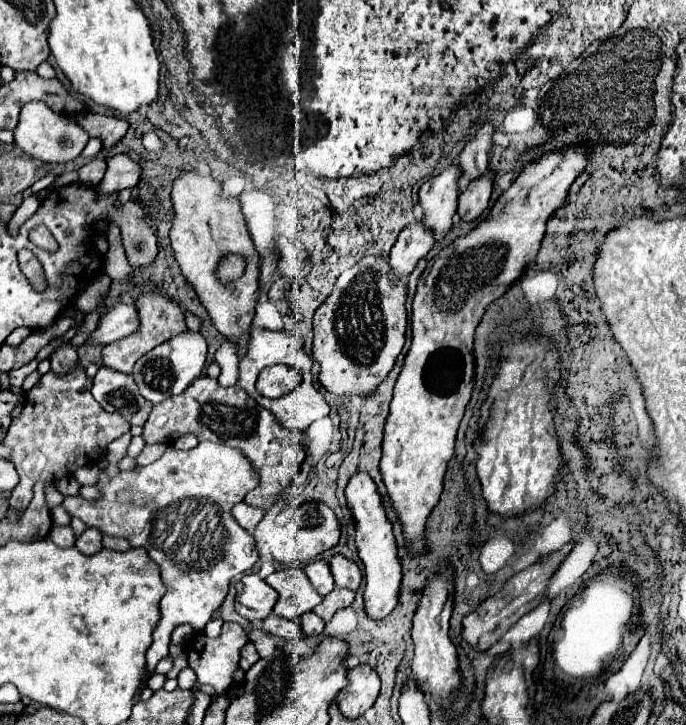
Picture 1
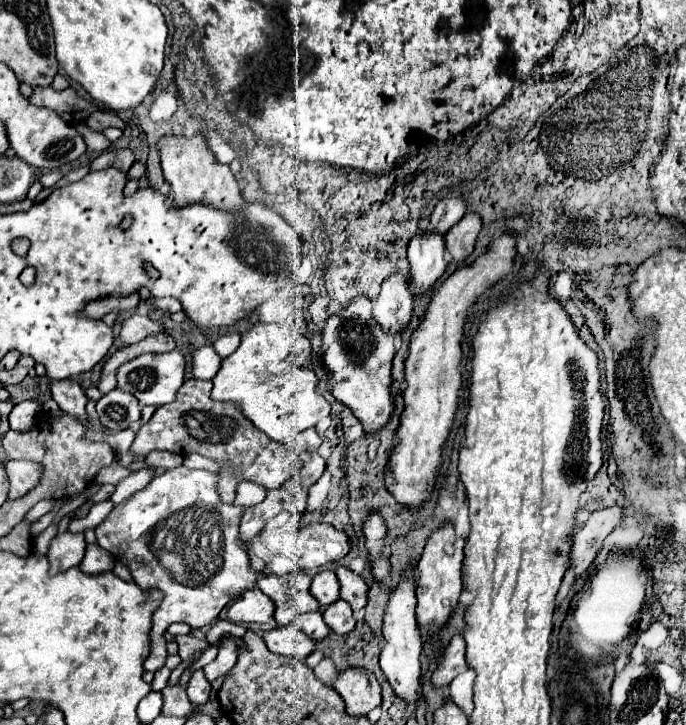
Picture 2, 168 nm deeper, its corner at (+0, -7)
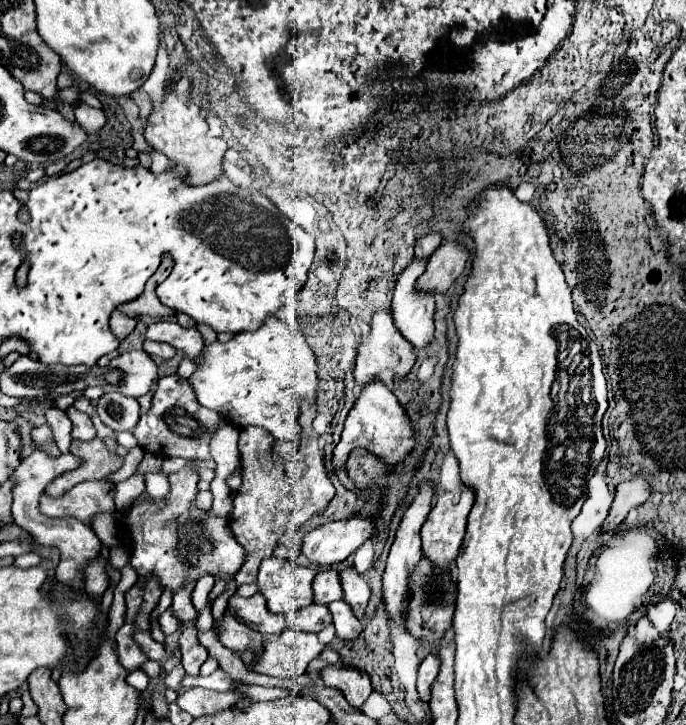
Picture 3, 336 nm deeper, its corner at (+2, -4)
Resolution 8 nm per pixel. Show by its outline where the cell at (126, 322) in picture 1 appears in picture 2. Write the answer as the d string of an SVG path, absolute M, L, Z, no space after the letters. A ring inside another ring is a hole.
M130 316L128 320L122 322L122 332L120 332L120 340L124 344L136 344L140 340L144 340L146 336L152 334L162 334L166 332L164 324L150 320L148 316Z

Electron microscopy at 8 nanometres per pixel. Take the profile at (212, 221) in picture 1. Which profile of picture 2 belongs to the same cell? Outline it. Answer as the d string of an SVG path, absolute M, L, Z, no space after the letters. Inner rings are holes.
M196 134L190 138L186 136L162 136L162 138L158 140L160 166L166 182L172 186L176 206L192 204L192 202L214 204L216 208L222 208L222 210L238 210L244 206L236 176L232 174L228 164L220 164L216 160L216 156L210 152L208 142L202 134ZM162 138L170 138L176 142L166 142Z

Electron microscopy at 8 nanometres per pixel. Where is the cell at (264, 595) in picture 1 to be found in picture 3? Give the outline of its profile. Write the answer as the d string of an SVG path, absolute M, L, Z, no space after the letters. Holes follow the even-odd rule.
M260 593L252 595L252 597L241 597L234 594L228 601L228 609L232 615L235 612L240 621L244 621L252 629L260 631L264 637L278 635L286 627L284 615L270 613L266 609L266 601L264 601L264 597Z

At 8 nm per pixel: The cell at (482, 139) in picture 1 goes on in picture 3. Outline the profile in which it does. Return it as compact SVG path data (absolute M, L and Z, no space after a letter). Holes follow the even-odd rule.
M428 233L420 239L416 239L416 257L430 257L440 243L442 243L440 233Z

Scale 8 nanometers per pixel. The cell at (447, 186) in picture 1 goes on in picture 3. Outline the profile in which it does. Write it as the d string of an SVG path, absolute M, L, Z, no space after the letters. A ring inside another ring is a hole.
M416 261L398 275L394 299L392 299L392 315L400 333L420 349L432 341L434 335L434 293L416 293L416 277L424 273L428 261Z

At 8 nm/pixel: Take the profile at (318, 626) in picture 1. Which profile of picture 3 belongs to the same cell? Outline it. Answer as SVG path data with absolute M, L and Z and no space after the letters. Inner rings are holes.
M312 603L312 605L296 611L296 627L300 631L318 633L324 627L328 627L330 623L332 623L332 615L330 615L330 611L328 611L326 605Z

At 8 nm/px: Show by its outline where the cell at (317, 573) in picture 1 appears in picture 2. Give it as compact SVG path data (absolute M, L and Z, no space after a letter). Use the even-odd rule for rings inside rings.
M324 570L324 572L318 572L314 578L312 578L312 594L314 598L320 602L322 608L330 606L332 602L336 602L340 596L340 584L338 584L338 578L332 570Z

